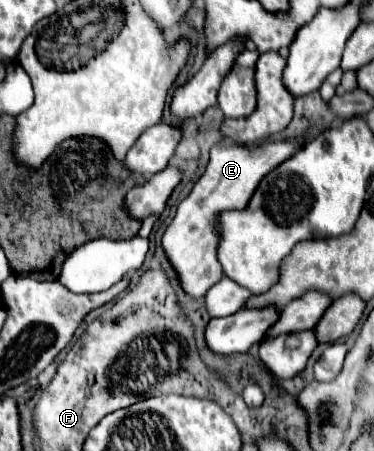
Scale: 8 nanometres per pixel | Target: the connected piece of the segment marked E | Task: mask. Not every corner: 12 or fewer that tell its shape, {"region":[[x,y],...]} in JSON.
{"region":[[303,139],[221,143],[161,237],[181,289],[223,277],[215,217]]}

